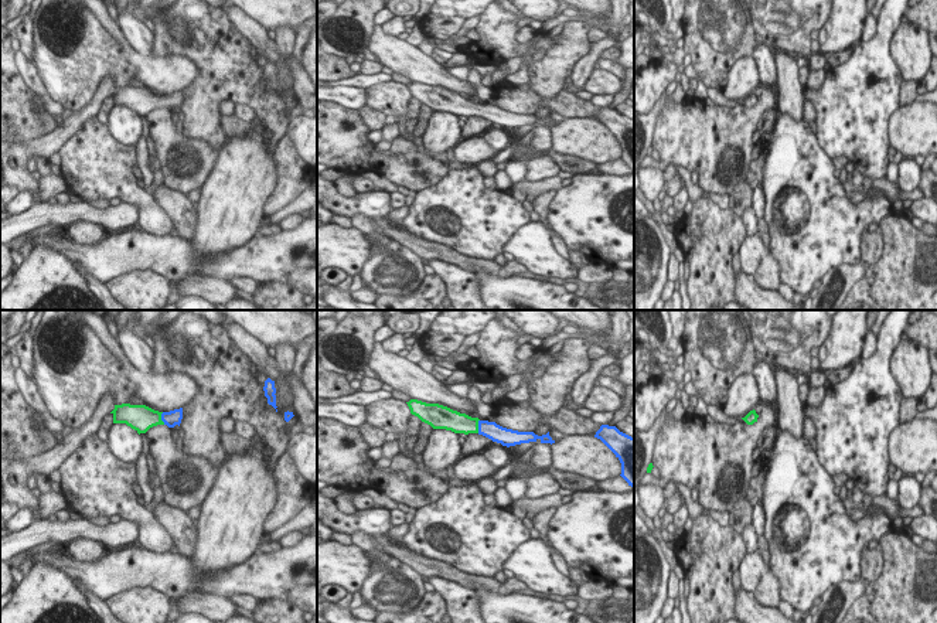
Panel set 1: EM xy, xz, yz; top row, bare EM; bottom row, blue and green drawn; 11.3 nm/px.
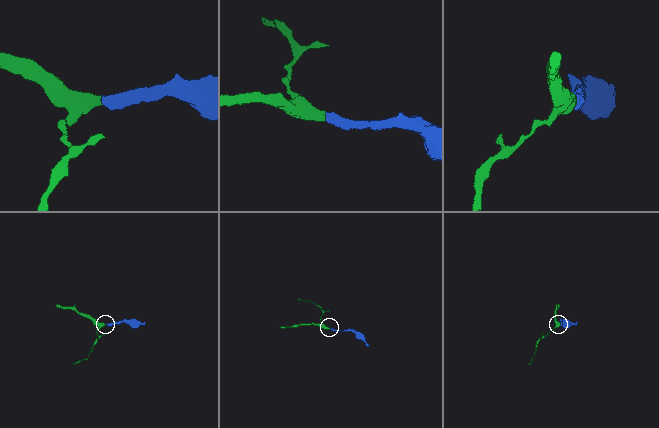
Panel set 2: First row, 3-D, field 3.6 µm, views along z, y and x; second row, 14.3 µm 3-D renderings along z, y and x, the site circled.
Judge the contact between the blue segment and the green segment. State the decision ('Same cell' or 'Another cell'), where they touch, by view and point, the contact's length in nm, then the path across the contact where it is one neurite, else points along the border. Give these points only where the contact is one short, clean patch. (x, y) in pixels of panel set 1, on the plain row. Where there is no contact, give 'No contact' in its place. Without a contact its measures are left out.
Same cell. Touches blue at xz (479, 109). Shared border 160 nm. Path across: xz (497, 116), (479, 109), (457, 105).

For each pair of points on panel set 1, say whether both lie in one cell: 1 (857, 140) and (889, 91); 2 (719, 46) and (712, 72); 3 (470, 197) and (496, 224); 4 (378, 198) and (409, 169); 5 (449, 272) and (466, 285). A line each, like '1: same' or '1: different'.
1: same
2: same
3: same
4: different
5: same

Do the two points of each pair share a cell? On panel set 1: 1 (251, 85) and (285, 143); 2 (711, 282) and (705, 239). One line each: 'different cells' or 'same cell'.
1: different cells
2: same cell

